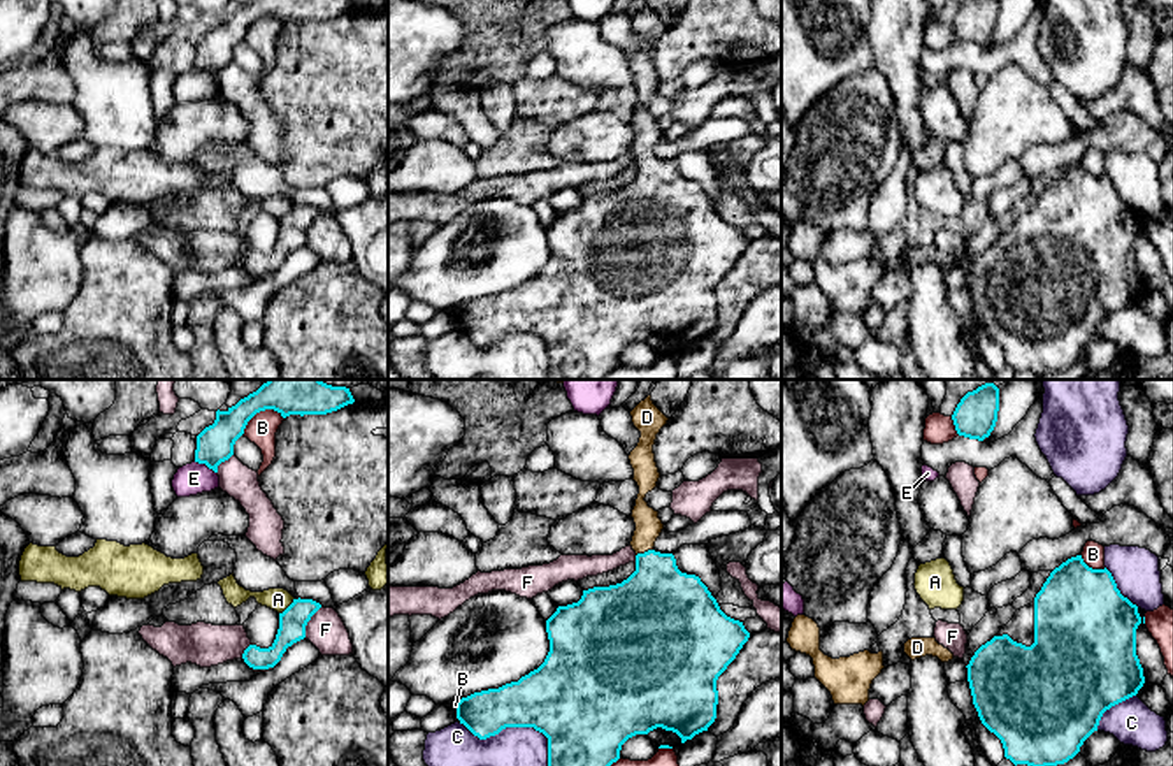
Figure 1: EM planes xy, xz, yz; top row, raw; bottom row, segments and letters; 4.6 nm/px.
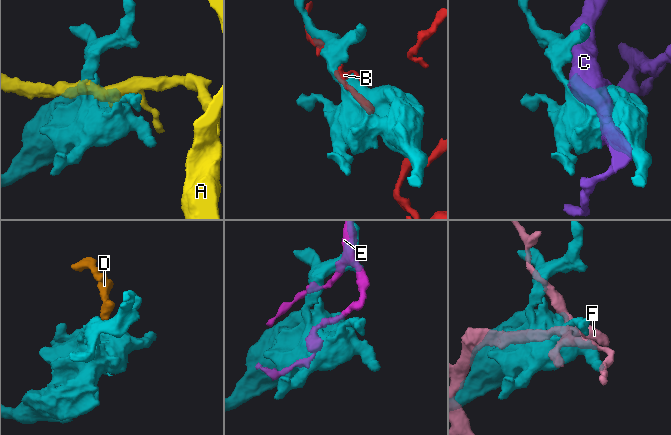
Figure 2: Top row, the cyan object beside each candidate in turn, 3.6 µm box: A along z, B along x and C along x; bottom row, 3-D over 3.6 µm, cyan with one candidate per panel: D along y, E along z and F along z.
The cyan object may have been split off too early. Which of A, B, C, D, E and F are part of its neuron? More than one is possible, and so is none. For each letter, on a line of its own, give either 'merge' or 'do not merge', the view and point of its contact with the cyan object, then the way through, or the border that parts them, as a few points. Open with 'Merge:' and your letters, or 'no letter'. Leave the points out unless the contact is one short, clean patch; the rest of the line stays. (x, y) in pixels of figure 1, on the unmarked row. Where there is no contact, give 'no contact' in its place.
Merge: D
A: do not merge | xy (288, 213)
B: do not merge | xy (259, 18)
C: do not merge | xz (518, 332)
D: merge | xz (645, 158) | across xz (657, 211), (657, 181), (645, 158), (648, 132)
E: do not merge | xy (206, 71)
F: do not merge | xy (308, 227)

